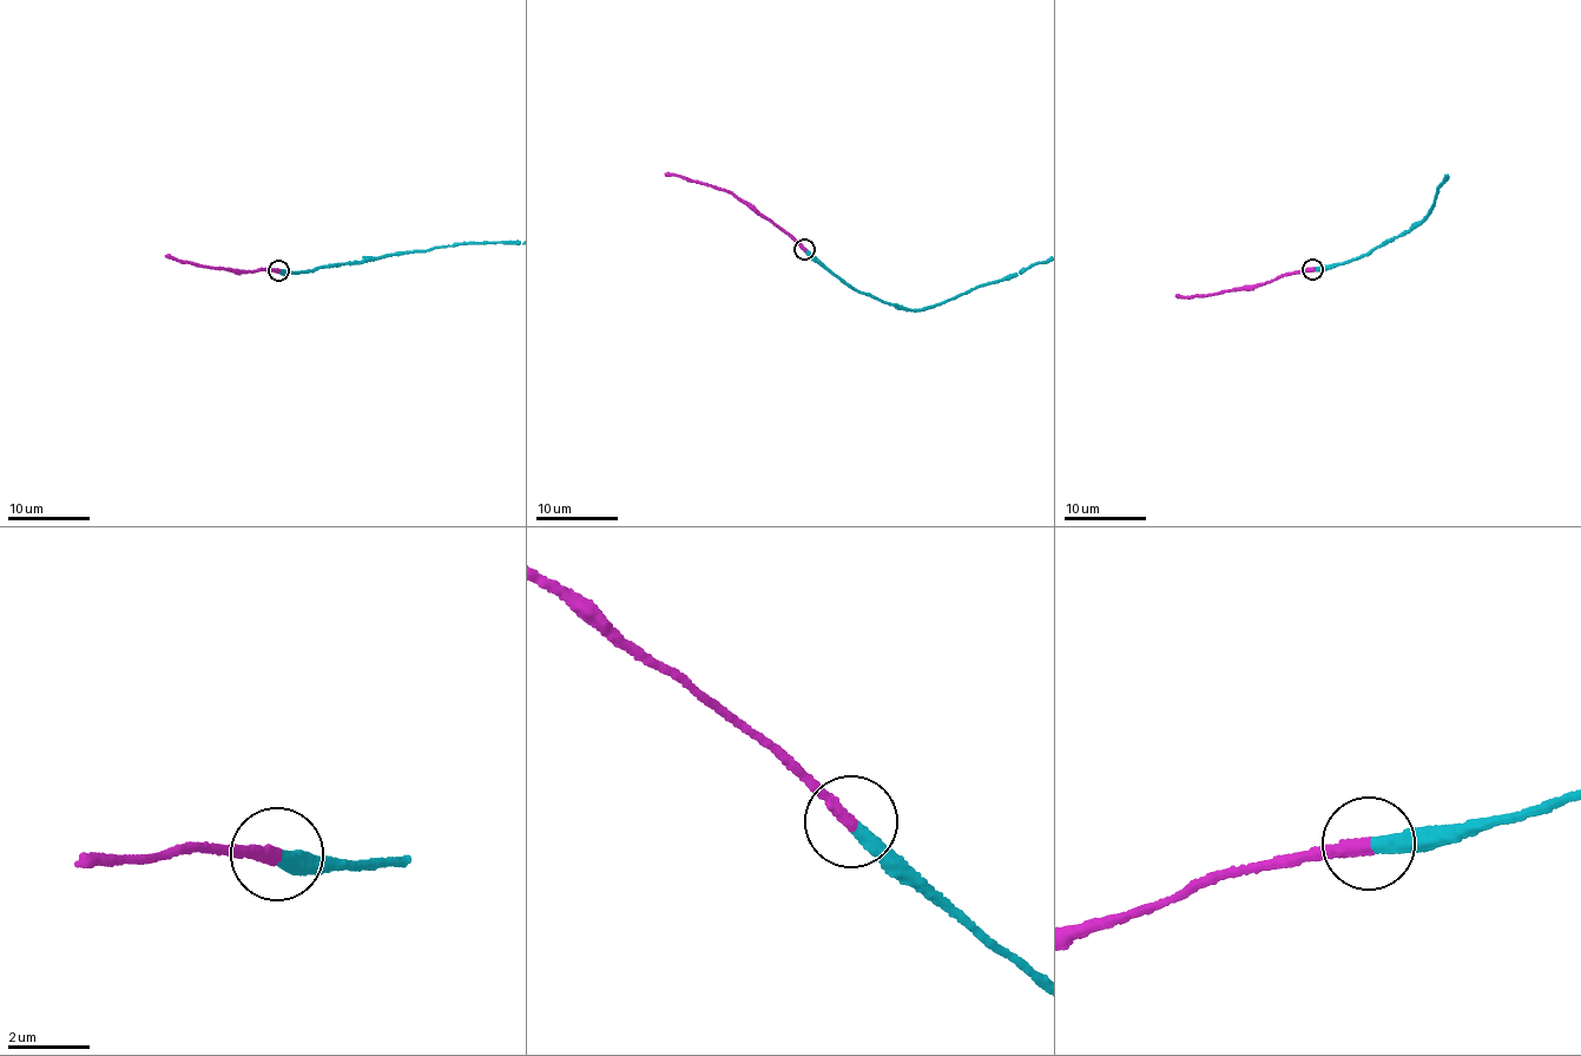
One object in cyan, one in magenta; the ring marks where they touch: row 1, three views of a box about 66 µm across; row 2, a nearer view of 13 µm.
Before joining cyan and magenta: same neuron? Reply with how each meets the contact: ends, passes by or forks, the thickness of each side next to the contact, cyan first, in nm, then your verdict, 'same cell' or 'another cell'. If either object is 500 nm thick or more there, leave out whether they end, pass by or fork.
cyan ends | magenta ends | 360/320 nm | same cell

